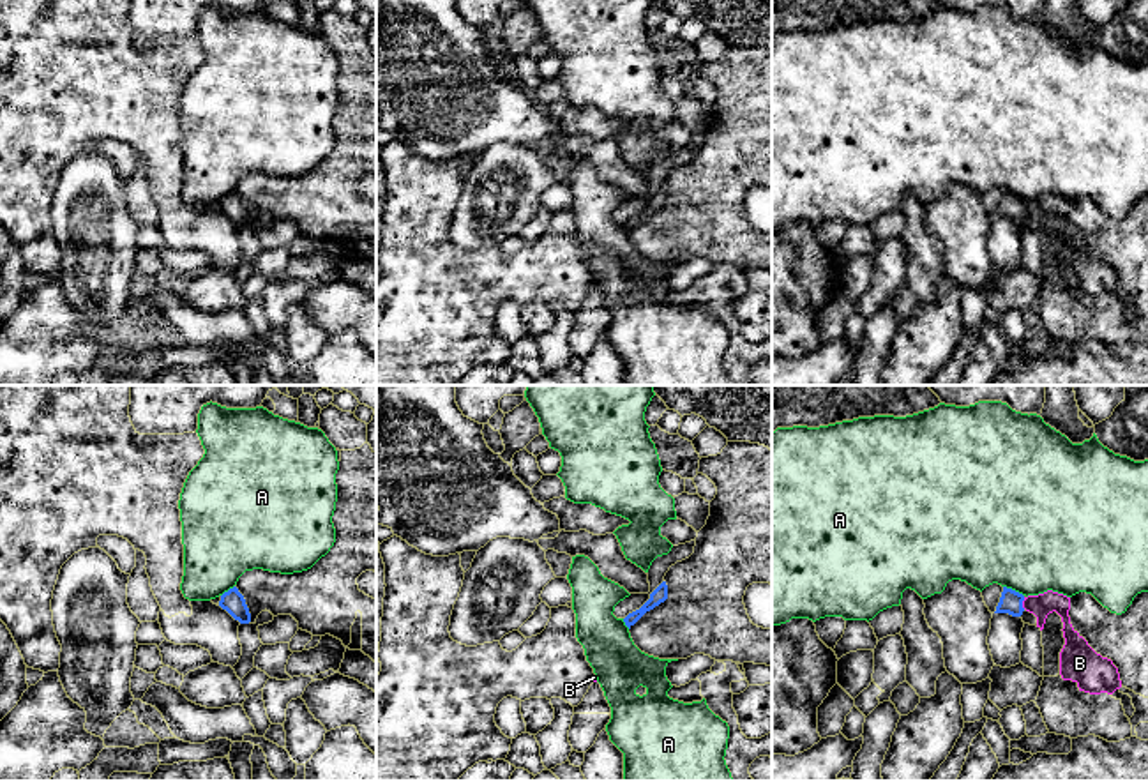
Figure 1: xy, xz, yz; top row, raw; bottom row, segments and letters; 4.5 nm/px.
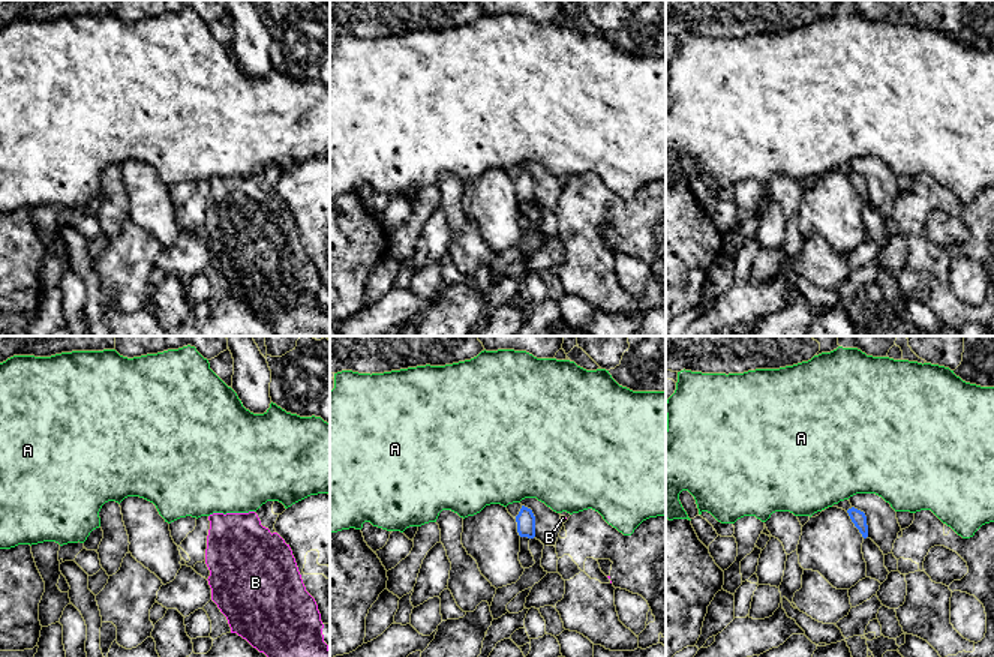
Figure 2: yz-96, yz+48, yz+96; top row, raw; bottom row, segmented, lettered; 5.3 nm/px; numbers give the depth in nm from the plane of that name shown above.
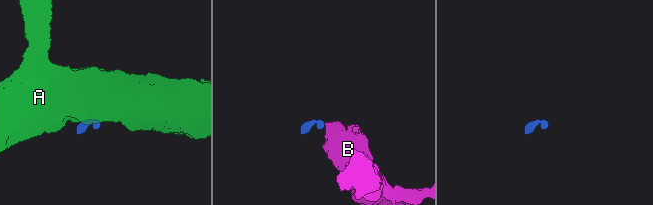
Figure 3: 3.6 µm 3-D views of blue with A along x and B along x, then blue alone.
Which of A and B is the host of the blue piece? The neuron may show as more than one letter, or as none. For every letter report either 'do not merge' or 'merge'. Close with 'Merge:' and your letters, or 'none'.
A: do not merge
B: merge
Merge: B

